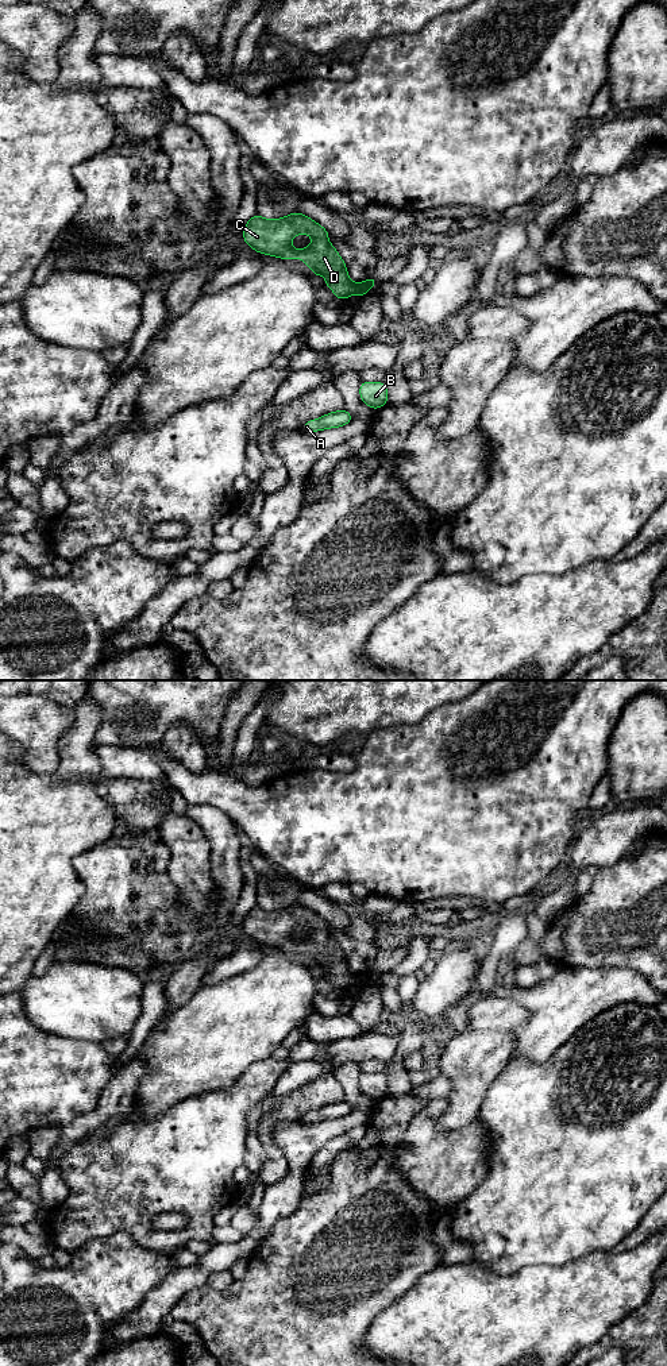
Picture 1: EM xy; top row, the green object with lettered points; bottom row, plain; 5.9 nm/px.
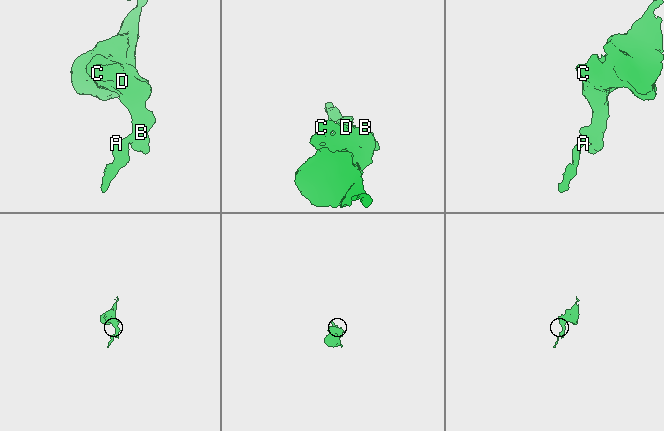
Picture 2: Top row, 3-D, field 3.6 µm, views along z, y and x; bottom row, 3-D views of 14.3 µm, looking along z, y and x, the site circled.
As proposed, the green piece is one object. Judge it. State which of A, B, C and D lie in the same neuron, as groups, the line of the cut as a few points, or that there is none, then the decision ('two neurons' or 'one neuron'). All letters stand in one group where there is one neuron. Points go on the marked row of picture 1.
A B C D | no cut | one neuron

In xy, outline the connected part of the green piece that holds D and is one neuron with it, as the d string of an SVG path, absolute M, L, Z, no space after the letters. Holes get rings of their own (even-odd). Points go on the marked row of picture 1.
M298 212L278 220L255 215L246 224L243 239L259 254L302 259L315 275L327 277L325 286L335 292L335 298L347 300L350 294L363 298L369 289L378 283L373 275L362 283L354 283L347 275L346 263L328 242L328 231ZM300 234L309 234L313 242L304 250L294 250L289 242Z

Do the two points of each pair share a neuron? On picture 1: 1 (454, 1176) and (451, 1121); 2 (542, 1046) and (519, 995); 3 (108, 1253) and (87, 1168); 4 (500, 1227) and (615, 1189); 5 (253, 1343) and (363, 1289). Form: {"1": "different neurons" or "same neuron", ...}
{"1": "different neurons", "2": "same neuron", "3": "different neurons", "4": "same neuron", "5": "same neuron"}

